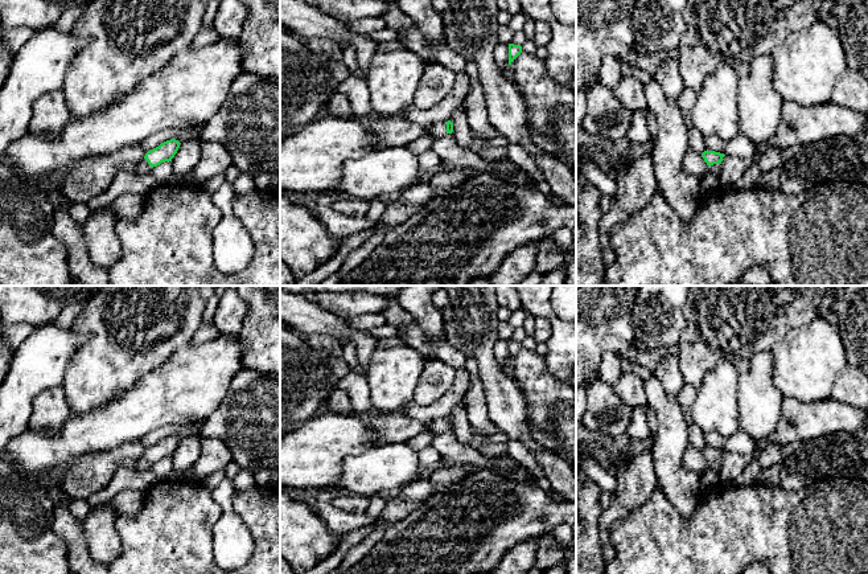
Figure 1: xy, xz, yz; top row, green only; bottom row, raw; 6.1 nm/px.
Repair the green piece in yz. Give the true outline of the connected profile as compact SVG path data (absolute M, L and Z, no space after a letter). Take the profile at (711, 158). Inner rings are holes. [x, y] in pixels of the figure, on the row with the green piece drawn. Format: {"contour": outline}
{"contour": "M704 151L702 153L704 161L707 163L707 165L709 167L709 173L713 173L716 176L720 175L720 167L721 167L721 161L723 157L725 156L724 153L720 152L715 152L715 151Z"}

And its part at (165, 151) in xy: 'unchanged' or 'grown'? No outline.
grown

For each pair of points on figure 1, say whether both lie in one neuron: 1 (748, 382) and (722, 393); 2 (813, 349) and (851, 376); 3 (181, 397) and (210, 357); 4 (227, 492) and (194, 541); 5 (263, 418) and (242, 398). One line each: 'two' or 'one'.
1: two
2: two
3: one
4: two
5: one

